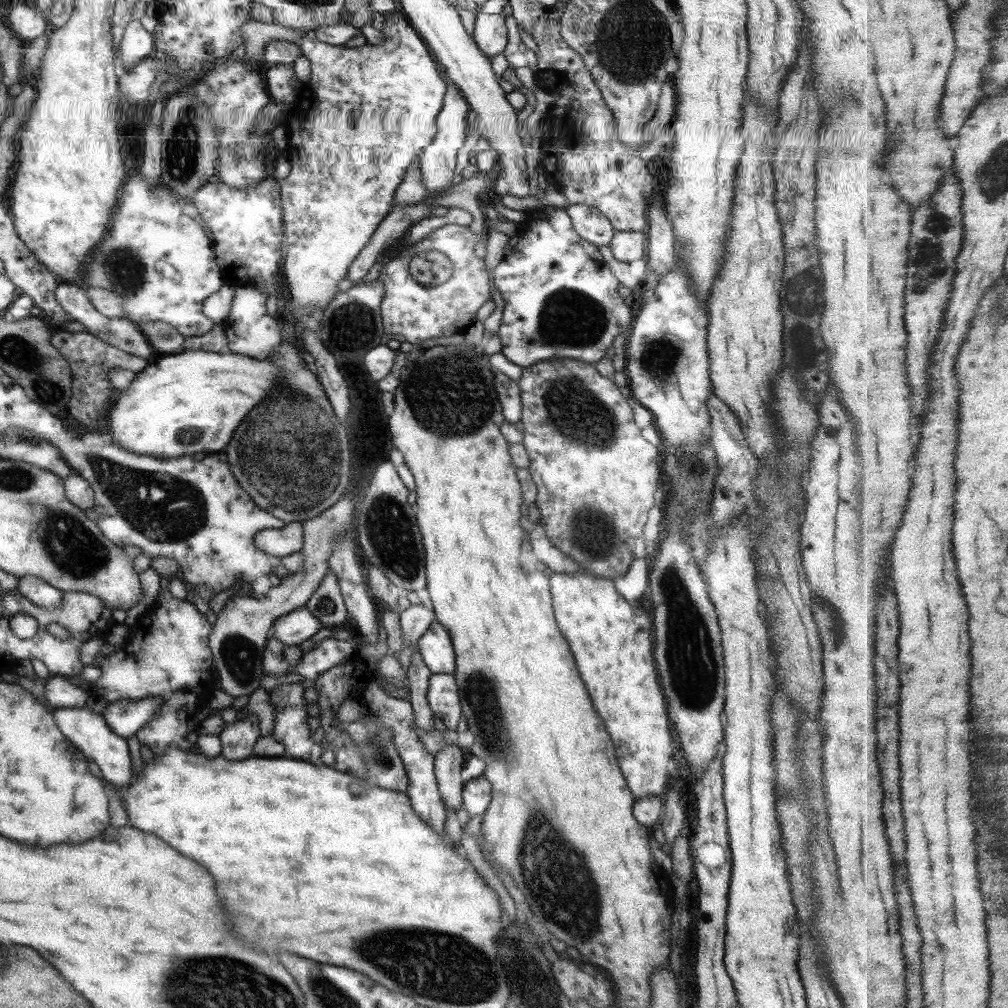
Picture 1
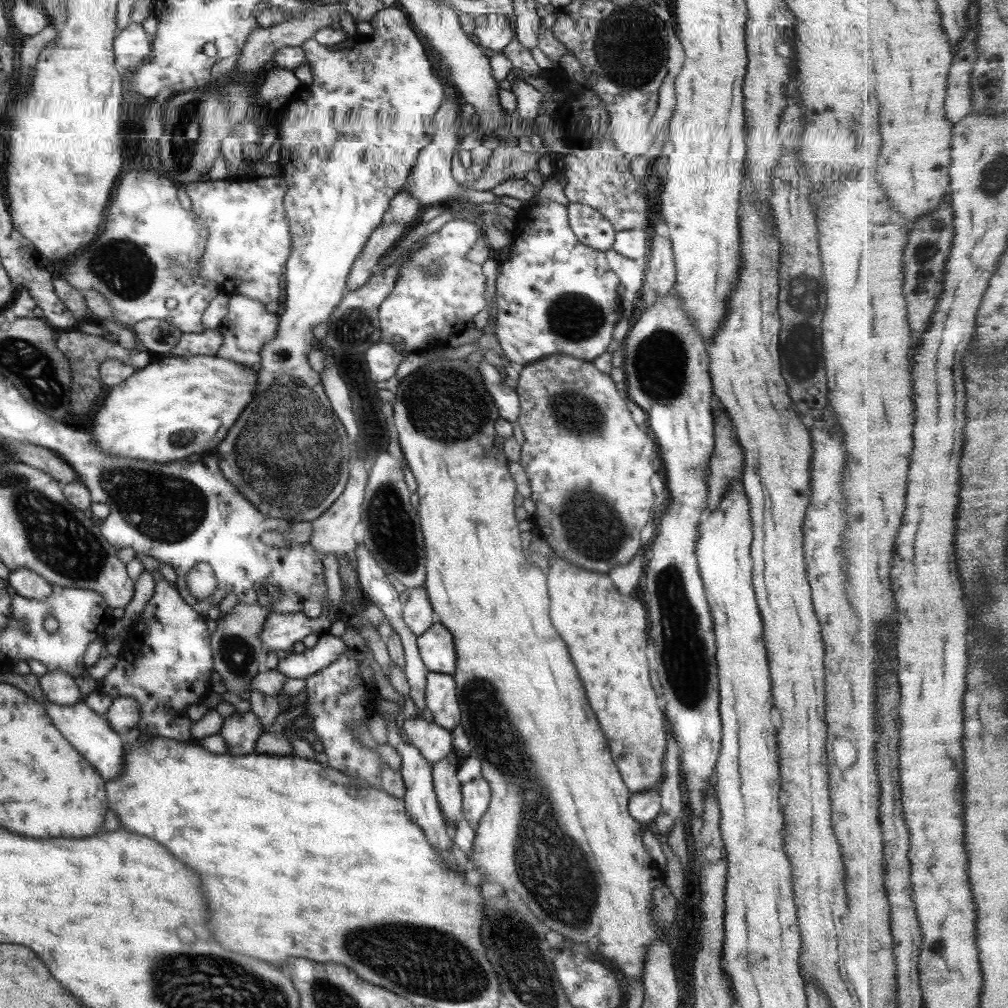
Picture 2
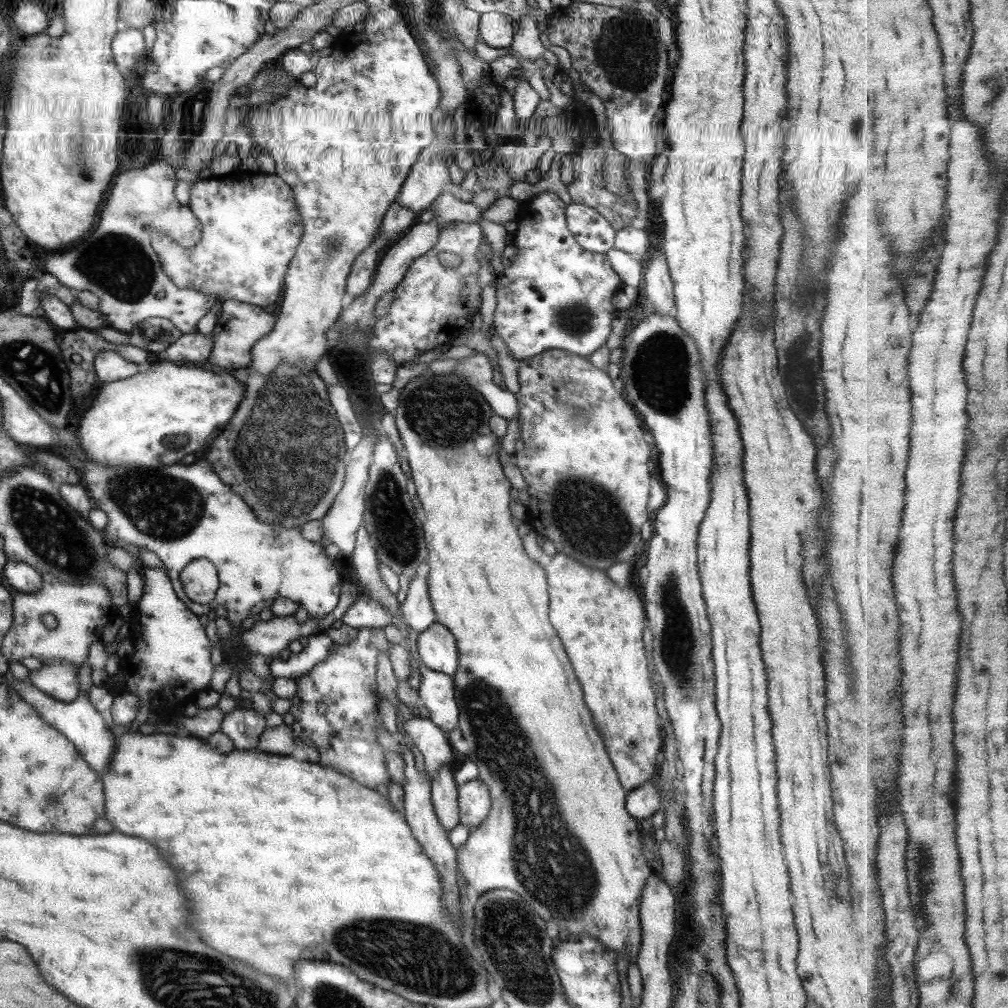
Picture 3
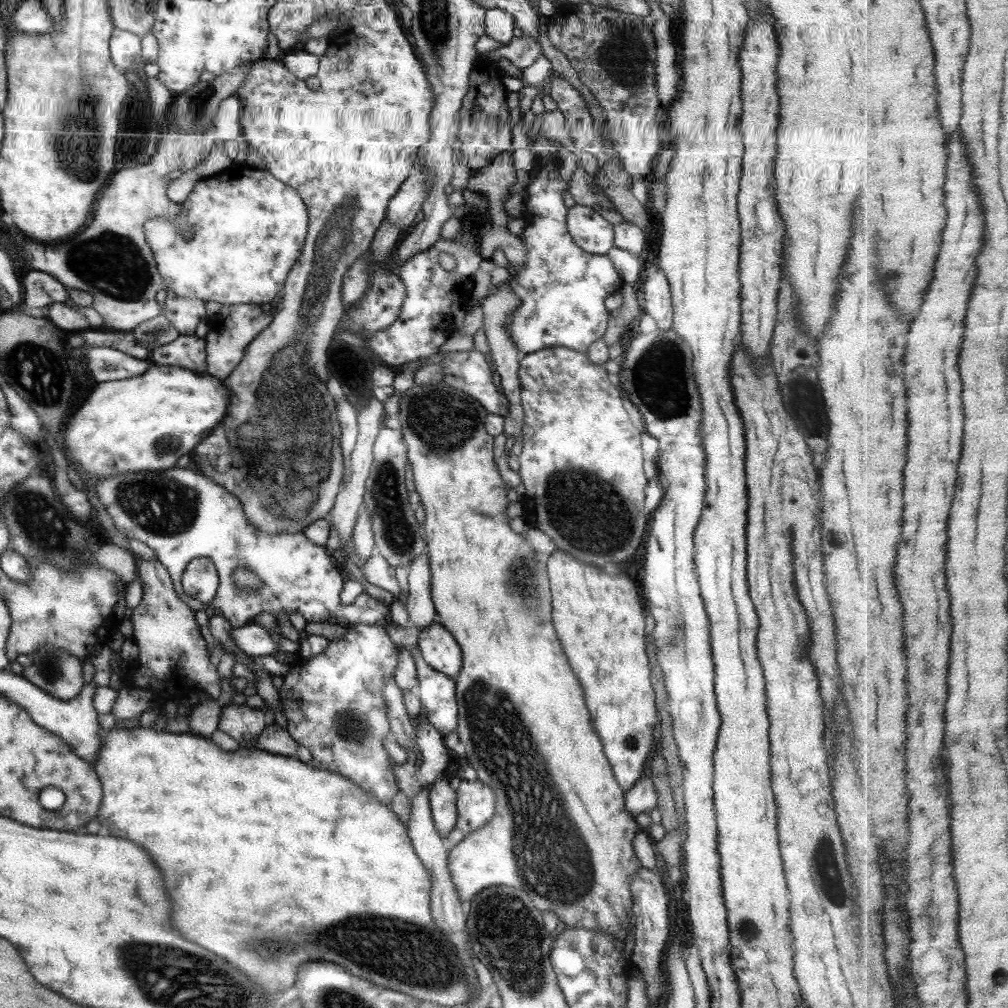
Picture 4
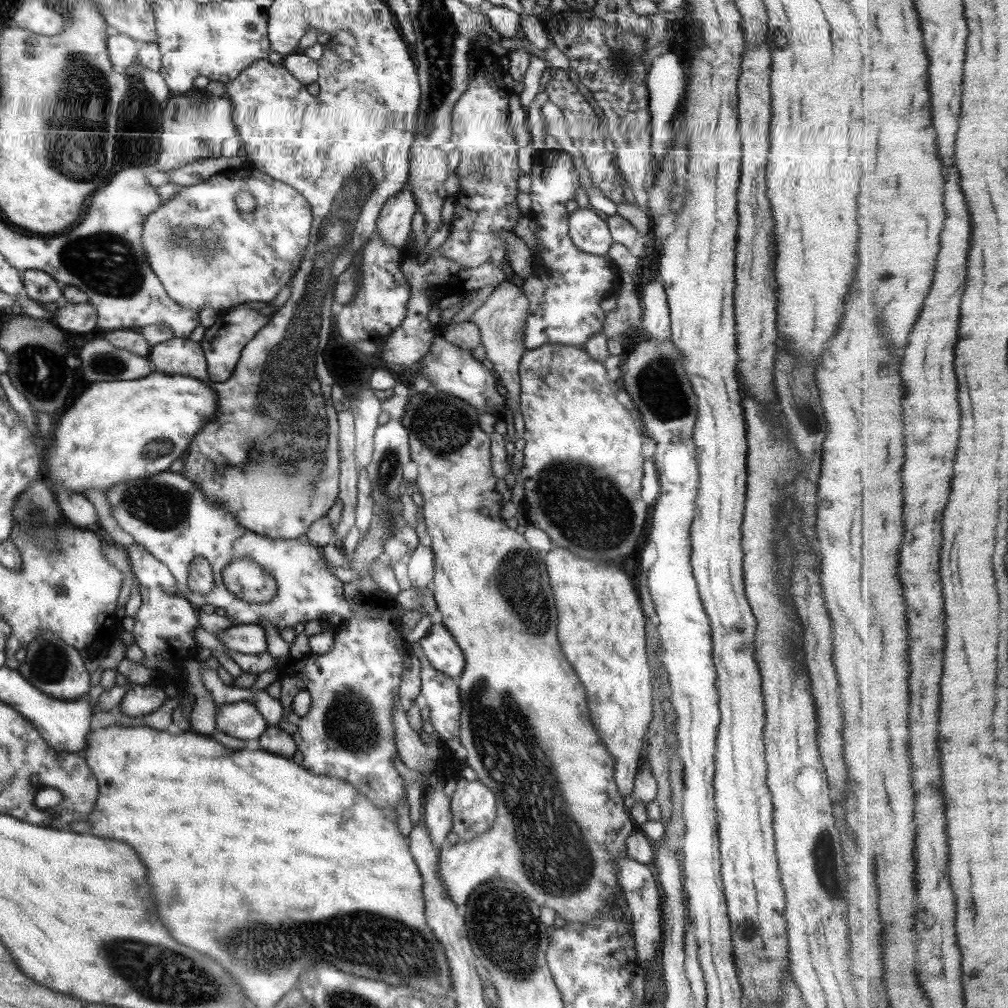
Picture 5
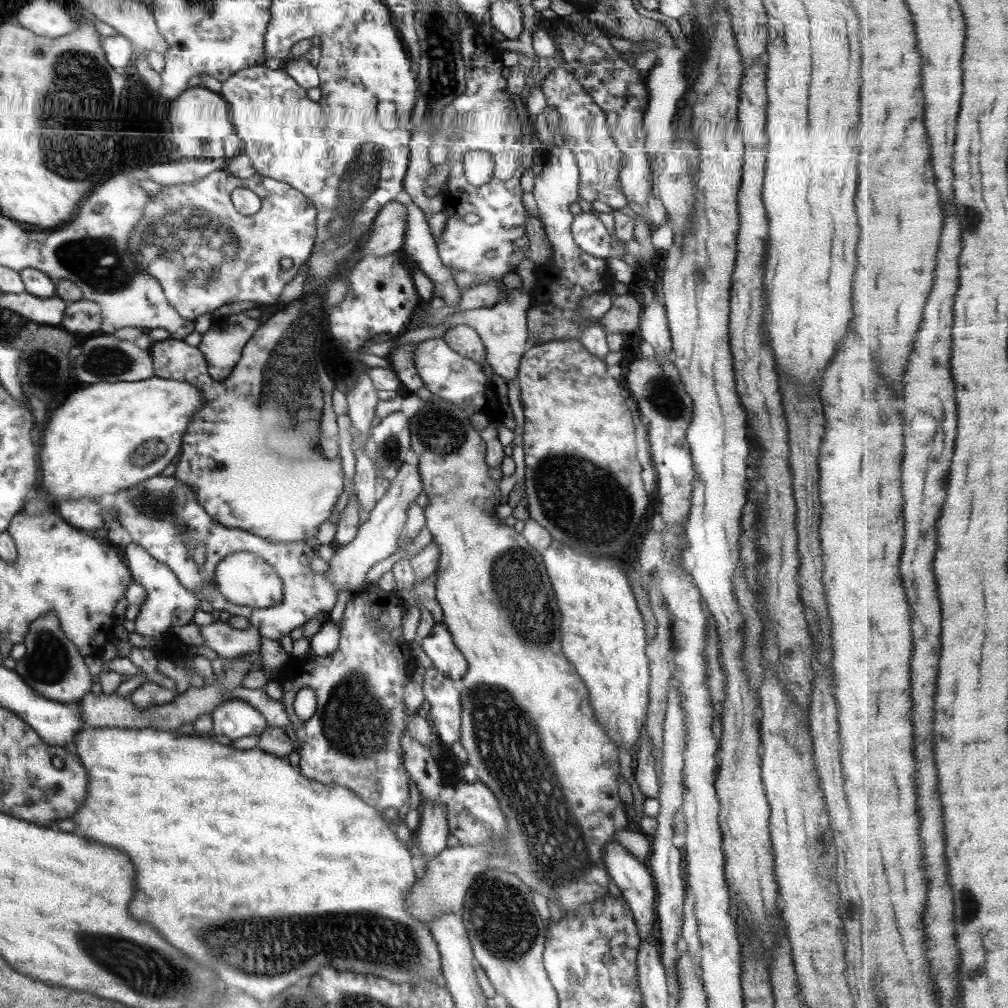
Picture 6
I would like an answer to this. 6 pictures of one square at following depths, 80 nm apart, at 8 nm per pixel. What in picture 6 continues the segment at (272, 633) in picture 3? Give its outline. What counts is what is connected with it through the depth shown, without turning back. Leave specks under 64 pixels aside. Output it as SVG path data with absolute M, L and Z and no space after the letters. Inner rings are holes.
M218 620L208 626L199 626L199 634L204 639L204 646L214 650L224 661L260 650L261 636L254 626L238 630L228 622Z

